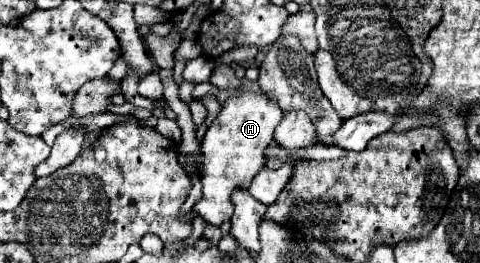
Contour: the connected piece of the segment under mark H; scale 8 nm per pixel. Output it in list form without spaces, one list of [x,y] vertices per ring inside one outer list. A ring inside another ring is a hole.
[[[242,91],[222,105],[220,115],[206,131],[202,141],[202,197],[192,207],[206,225],[220,227],[232,217],[234,203],[232,193],[236,189],[248,189],[254,175],[266,165],[266,147],[274,139],[274,129],[282,119],[282,111],[274,107],[274,99],[266,99],[262,93]]]

